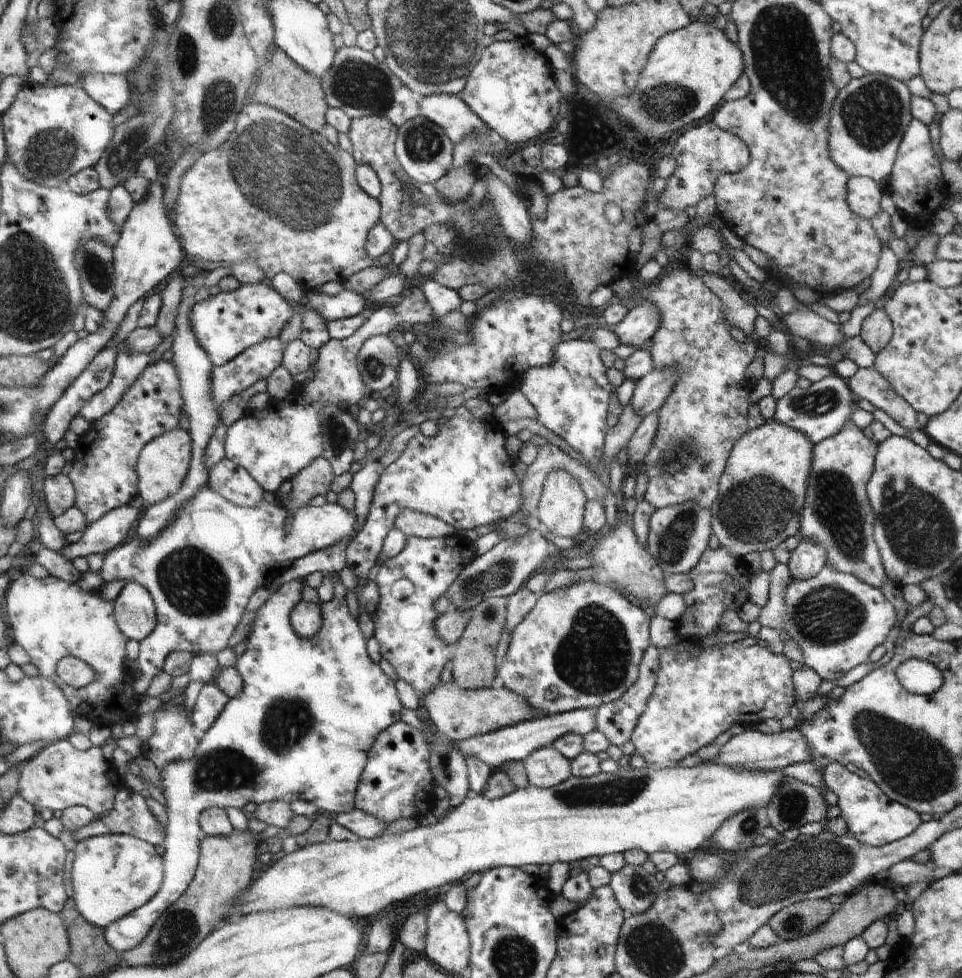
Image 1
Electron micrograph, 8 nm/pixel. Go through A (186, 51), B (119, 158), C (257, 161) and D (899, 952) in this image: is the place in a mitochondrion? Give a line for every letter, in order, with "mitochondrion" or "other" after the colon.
A: mitochondrion
B: mitochondrion
C: mitochondrion
D: other

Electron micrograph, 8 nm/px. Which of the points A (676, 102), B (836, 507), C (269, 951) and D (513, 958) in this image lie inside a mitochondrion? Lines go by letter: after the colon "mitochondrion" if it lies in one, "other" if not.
A: mitochondrion
B: mitochondrion
C: other
D: mitochondrion

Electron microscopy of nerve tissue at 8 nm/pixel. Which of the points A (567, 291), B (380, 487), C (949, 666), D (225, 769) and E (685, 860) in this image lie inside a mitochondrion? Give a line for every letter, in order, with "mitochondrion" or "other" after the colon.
A: other
B: other
C: other
D: mitochondrion
E: other

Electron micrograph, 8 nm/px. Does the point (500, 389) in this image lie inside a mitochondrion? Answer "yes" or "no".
no

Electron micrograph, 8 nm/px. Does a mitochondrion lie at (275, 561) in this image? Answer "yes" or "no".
no

